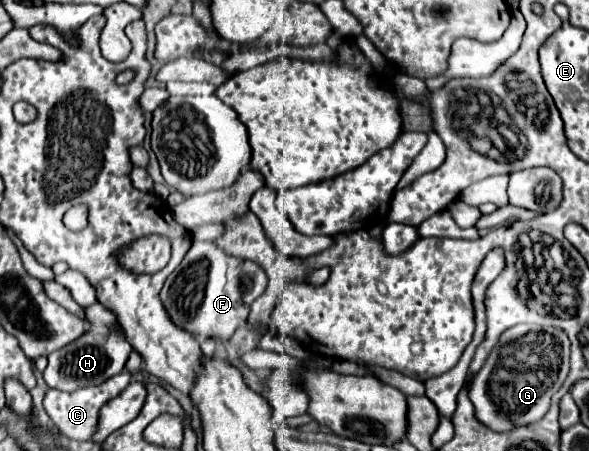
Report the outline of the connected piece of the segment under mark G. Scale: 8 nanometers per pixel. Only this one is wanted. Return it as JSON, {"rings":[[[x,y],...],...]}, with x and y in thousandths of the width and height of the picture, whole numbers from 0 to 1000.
{"rings":[[[879,718],[852,736],[846,763],[829,785],[815,825],[801,838],[798,887],[808,905],[808,927],[832,949],[835,958],[866,958],[900,936],[913,936],[934,905],[934,882],[947,869],[964,834],[964,794],[968,794],[968,754],[958,732],[941,723],[910,723],[910,718]]]}

